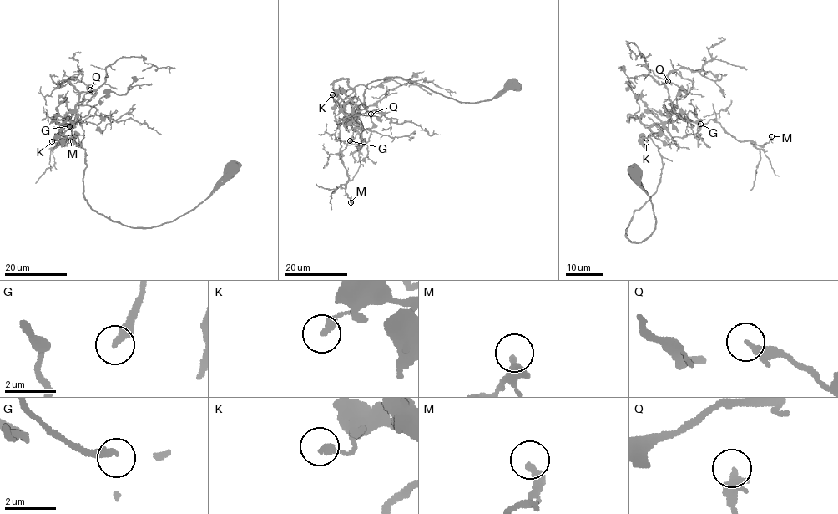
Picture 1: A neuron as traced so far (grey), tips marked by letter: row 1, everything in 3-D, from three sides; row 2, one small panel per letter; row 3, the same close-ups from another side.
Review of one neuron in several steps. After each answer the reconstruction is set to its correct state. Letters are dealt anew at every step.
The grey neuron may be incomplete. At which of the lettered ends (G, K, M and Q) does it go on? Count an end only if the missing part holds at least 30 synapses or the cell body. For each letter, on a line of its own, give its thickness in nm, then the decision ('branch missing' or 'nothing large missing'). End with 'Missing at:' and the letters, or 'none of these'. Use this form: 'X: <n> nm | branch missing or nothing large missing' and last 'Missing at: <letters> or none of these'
G: 300 nm | branch missing
K: 300 nm | nothing large missing
M: 240 nm | nothing large missing
Q: 240 nm | nothing large missing
Missing at: G

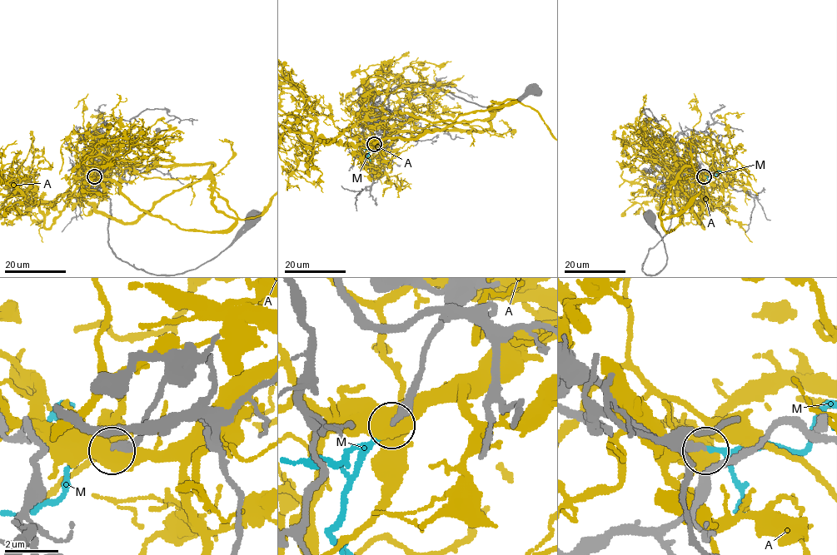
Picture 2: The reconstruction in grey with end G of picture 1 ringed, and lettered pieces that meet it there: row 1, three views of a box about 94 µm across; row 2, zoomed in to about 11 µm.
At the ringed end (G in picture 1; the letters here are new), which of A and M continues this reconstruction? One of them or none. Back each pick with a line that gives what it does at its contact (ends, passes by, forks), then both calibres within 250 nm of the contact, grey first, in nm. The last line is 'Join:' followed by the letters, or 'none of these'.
M: It ends there. Thickness 320 nm (grey) against 200 nm
Join: M

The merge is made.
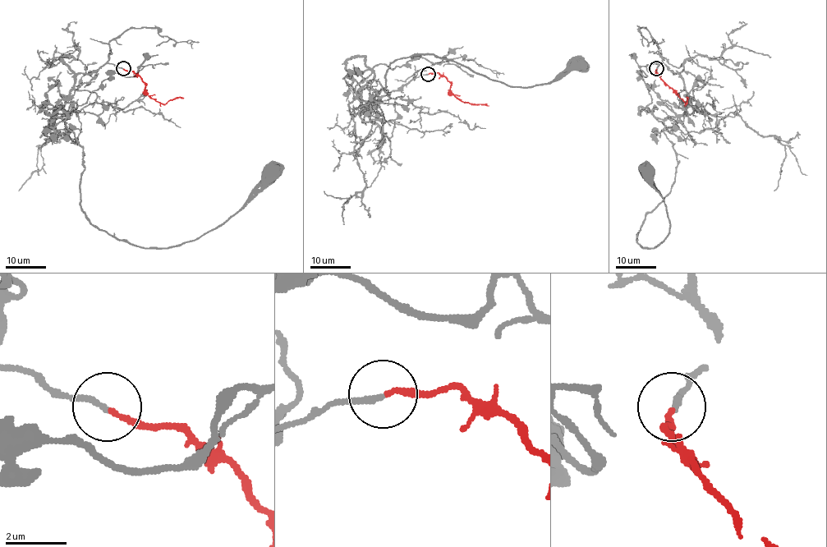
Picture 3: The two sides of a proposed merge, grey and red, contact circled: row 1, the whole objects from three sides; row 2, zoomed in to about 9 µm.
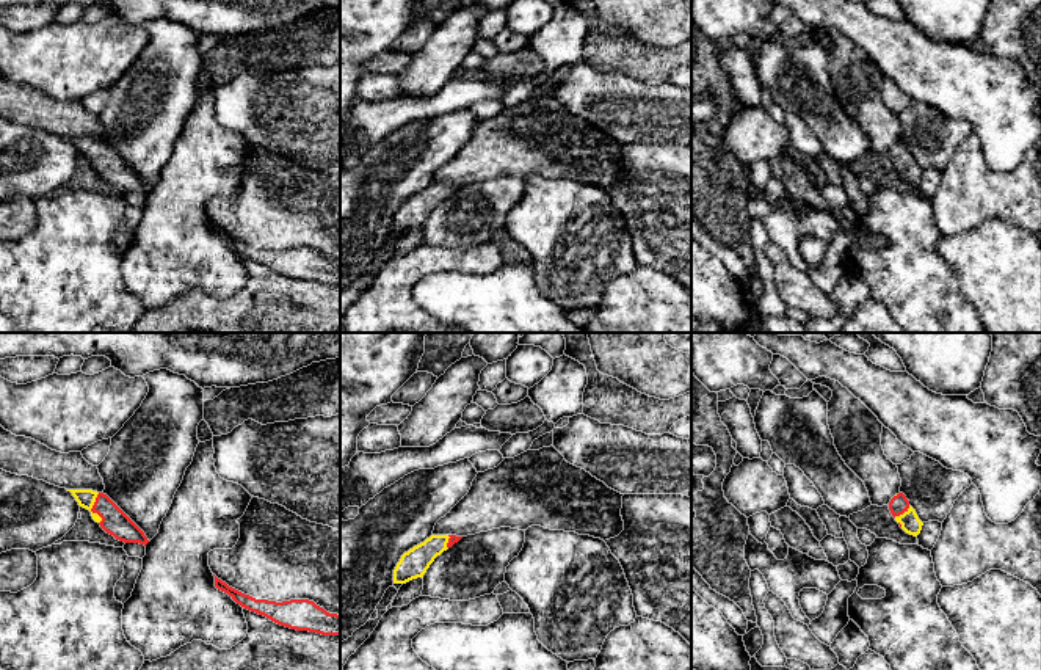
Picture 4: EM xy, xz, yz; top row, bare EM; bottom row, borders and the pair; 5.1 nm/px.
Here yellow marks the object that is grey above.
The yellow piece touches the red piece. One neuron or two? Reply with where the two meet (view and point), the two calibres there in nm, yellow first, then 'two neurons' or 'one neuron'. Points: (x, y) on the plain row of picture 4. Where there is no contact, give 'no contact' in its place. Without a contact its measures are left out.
contact xy (91, 156); calibres 90 and 140 nm; one neuron

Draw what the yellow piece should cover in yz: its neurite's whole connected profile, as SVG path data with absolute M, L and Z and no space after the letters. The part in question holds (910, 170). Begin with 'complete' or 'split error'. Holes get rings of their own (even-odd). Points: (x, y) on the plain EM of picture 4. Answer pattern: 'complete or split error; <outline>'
split error; M898 141L890 147L889 158L906 182L914 185L920 182L923 171L919 168L903 141Z

